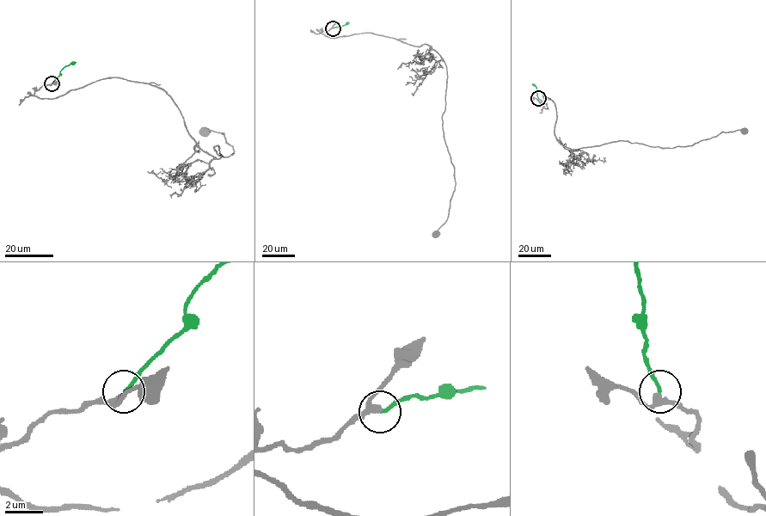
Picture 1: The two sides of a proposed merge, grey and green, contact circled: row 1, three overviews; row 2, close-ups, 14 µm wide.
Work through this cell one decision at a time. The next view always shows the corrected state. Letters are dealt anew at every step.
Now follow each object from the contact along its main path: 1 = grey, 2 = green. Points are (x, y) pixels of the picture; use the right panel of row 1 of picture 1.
1: (538, 99), (546, 108), (542, 95), (554, 103), (554, 136), (573, 149), (621, 140), (687, 146), (744, 131)
2: (538, 98), (533, 83)

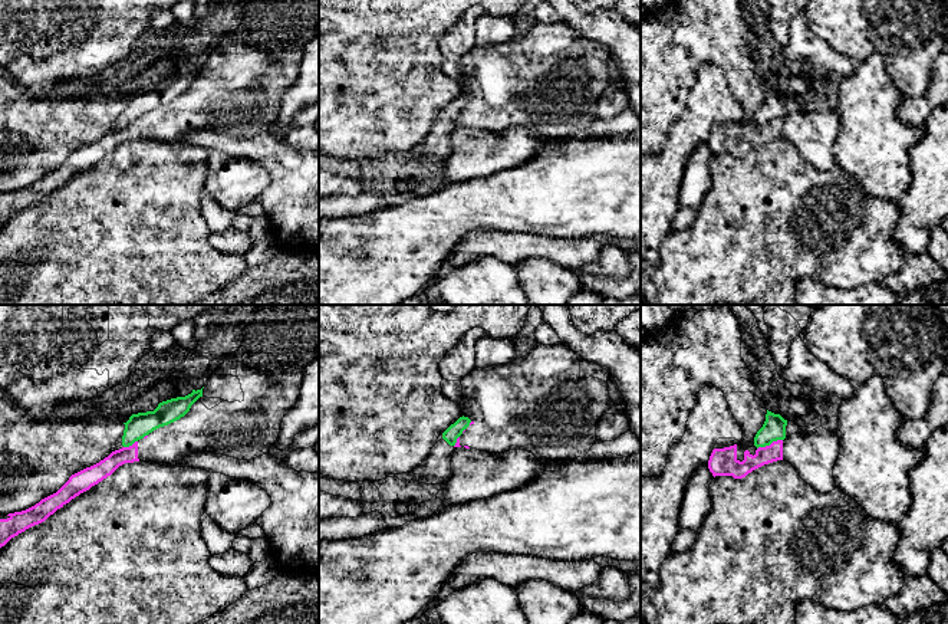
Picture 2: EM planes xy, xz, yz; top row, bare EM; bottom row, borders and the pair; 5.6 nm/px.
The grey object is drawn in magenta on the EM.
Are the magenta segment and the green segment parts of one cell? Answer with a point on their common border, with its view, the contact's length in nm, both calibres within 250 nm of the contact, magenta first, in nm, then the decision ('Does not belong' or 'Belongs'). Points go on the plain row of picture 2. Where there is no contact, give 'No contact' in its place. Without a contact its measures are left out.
Touches magenta at yz (770, 122). Shared border 160 nm. Thickness 110 nm (magenta) against 130 nm. Does not belong

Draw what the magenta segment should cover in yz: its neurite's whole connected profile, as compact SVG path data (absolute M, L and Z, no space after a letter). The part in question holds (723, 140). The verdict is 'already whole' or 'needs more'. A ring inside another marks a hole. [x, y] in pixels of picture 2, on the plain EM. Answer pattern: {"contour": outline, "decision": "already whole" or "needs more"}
{"contour": "M783 118L773 119L766 125L747 125L743 122L714 124L708 138L712 154L733 154L743 157L753 148L783 138Z", "decision": "needs more"}

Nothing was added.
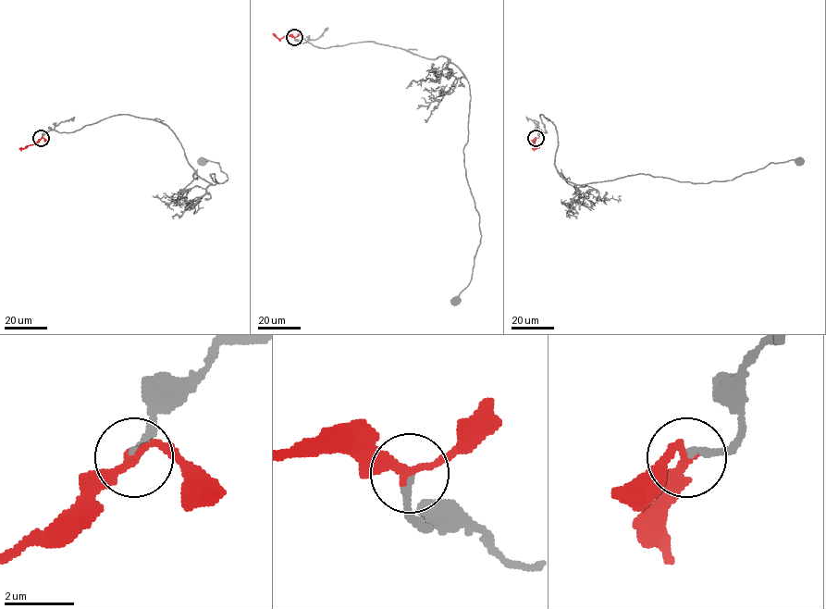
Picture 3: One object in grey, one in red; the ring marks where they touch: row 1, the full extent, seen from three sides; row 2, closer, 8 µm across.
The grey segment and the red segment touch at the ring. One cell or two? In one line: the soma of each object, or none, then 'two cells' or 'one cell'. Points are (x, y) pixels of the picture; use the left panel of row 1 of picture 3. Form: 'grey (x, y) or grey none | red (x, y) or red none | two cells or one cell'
grey (201, 161) | red none | one cell

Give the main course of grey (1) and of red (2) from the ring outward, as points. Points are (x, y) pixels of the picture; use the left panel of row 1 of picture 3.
1: (42, 138), (129, 115), (166, 124), (203, 180), (228, 180), (218, 163), (202, 161)
2: (42, 138), (18, 149)

